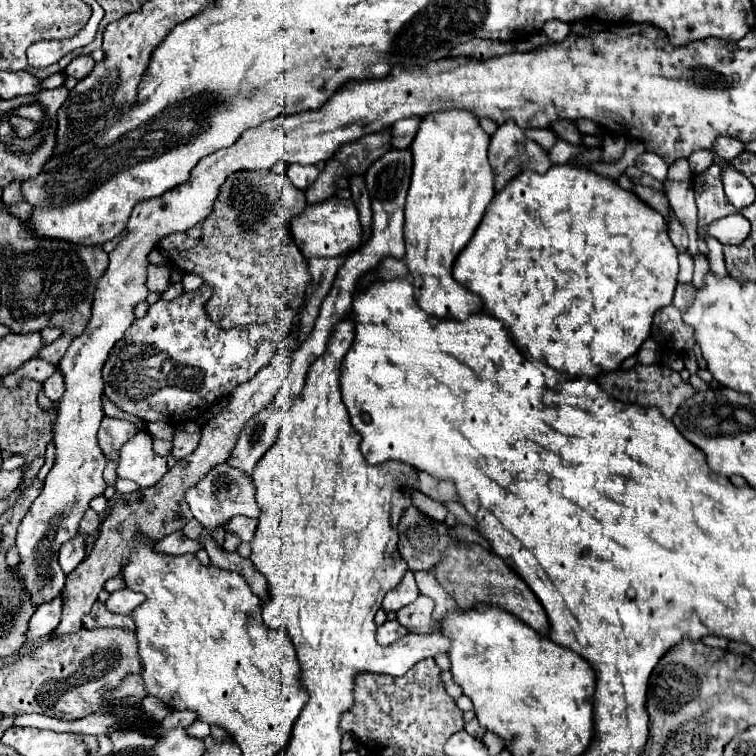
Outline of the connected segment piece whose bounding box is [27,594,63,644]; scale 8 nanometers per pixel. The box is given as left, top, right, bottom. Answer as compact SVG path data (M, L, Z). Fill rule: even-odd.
M61 594L57 598L53 598L51 602L41 604L39 610L33 614L33 618L29 622L27 644L51 634L57 628L59 620L61 620L61 612L63 612L63 598L61 598Z

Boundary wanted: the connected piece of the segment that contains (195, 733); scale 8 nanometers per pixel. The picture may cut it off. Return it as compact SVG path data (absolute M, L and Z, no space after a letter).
M193 722L193 724L187 728L187 734L189 734L191 738L199 738L199 740L203 740L203 738L209 736L209 726L203 724L203 722Z

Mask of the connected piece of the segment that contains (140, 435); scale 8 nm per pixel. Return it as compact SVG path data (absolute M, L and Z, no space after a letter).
M139 430L133 440L125 442L119 452L117 476L137 482L141 488L155 486L167 472L167 462L151 450L151 436Z

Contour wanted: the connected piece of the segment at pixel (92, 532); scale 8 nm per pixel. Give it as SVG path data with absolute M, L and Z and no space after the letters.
M91 508L85 512L83 520L81 520L81 534L85 536L97 536L97 528L99 528L99 516L97 512L93 512Z

